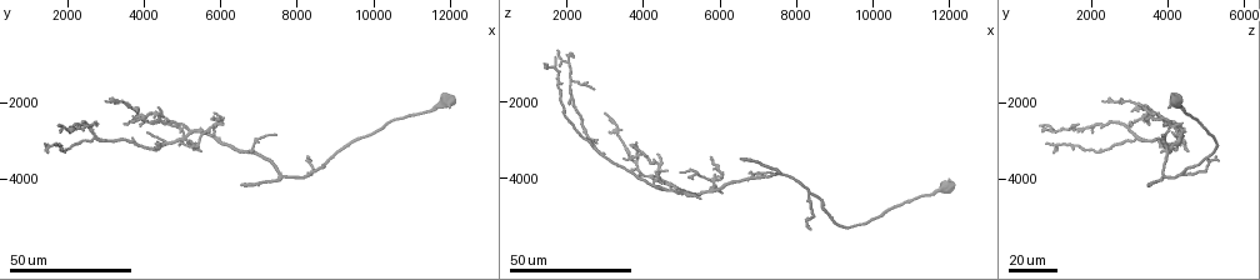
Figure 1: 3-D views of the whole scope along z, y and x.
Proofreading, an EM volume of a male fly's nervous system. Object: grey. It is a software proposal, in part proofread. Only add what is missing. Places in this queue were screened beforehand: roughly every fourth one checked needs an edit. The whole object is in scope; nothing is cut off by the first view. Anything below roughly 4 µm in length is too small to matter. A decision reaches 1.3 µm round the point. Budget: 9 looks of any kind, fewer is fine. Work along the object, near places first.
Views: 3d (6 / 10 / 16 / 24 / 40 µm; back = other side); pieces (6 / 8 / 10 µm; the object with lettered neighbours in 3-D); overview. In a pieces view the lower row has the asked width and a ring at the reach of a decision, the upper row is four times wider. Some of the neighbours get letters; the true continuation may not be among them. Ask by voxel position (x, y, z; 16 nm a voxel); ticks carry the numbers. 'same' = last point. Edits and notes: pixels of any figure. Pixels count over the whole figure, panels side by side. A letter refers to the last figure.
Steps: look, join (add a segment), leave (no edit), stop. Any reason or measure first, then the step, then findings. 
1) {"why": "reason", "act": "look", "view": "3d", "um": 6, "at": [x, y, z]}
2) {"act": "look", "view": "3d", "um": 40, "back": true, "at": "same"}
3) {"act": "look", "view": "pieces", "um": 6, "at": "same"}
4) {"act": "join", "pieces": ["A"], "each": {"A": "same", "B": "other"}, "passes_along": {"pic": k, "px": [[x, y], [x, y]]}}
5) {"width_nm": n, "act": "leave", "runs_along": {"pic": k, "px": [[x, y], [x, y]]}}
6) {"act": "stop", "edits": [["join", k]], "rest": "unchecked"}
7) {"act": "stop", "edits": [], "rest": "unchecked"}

{"why": "tapers out", "act": "look", "view": "3d", "um": 40, "at": [1500, 3350, 1000]}

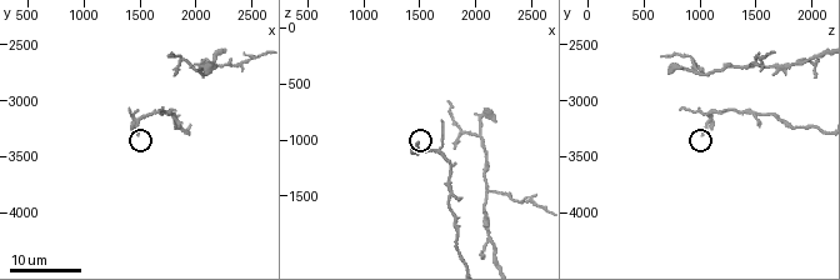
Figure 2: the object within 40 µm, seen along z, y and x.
{"act": "look", "view": "pieces", "um": 10, "at": [1480, 3280, 1020]}

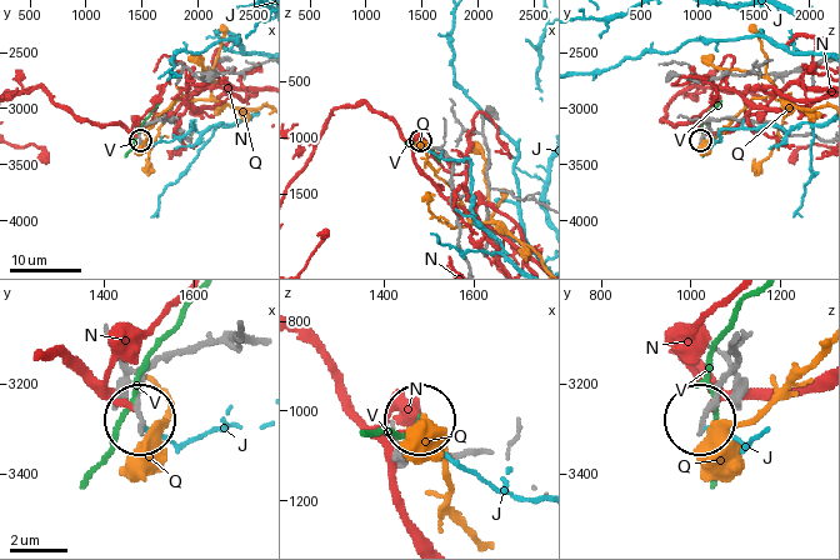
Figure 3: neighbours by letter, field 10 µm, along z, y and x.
{"act": "leave", "each": {"J": "other", "N": "other", "Q": "other", "V": "other"}, "found": "none of them fits"}

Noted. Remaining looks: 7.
{"why": "free end", "act": "look", "view": "3d", "um": 40, "at": [5300, 3000, 3850]}

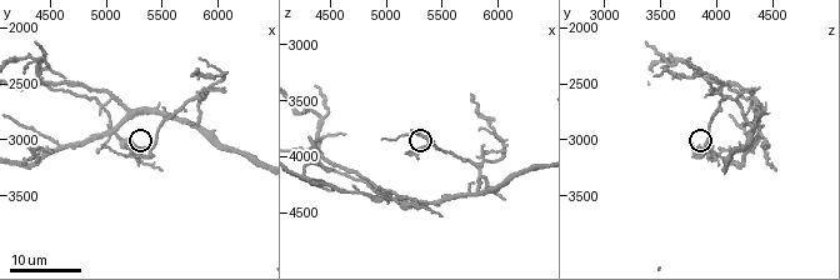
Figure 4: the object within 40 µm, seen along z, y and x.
{"act": "look", "view": "pieces", "um": 6, "at": [5240, 3000, 3780]}

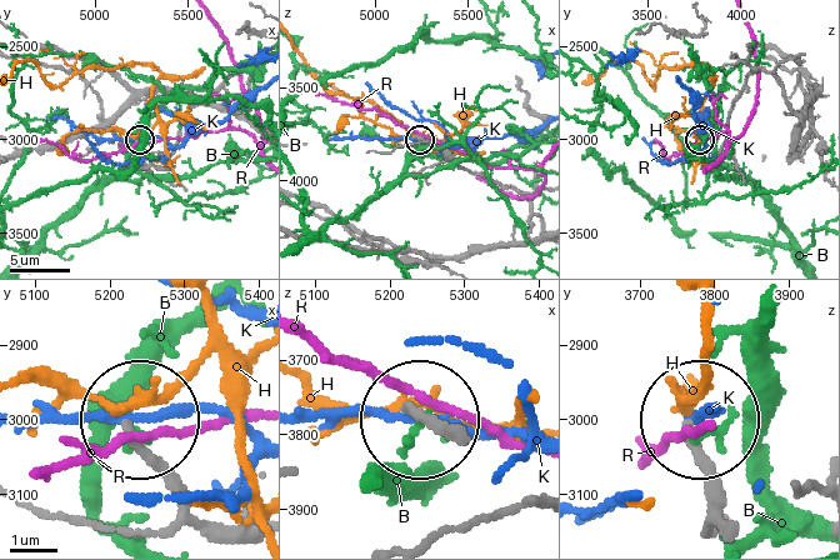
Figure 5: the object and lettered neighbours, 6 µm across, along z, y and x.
{"act": "leave", "each": {"B": "other", "H": "other", "K": "other", "R": "other"}, "found": "none of them fits"}

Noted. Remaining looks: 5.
{"act": "look", "view": "3d", "um": 16, "at": [6020, 2520, 4380]}

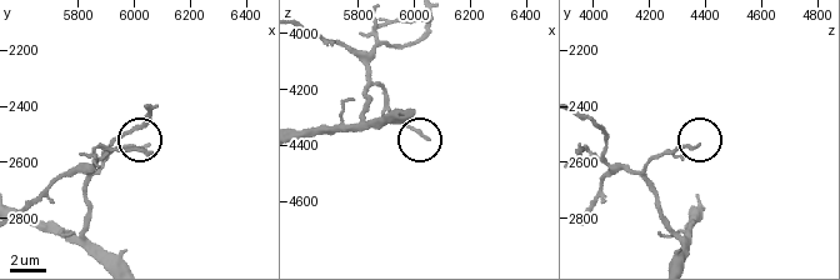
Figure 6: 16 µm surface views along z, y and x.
{"why": "closer look", "act": "look", "view": "3d", "um": 6, "at": [6040, 2540, 4380]}

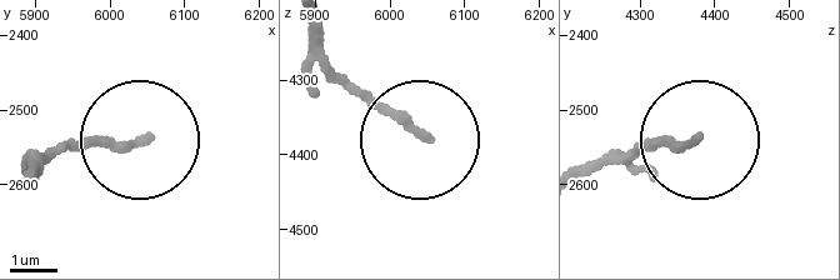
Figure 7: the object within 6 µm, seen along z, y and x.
{"why": "see the neighbours", "act": "look", "view": "pieces", "um": 8, "at": [6050, 2540, 4370]}

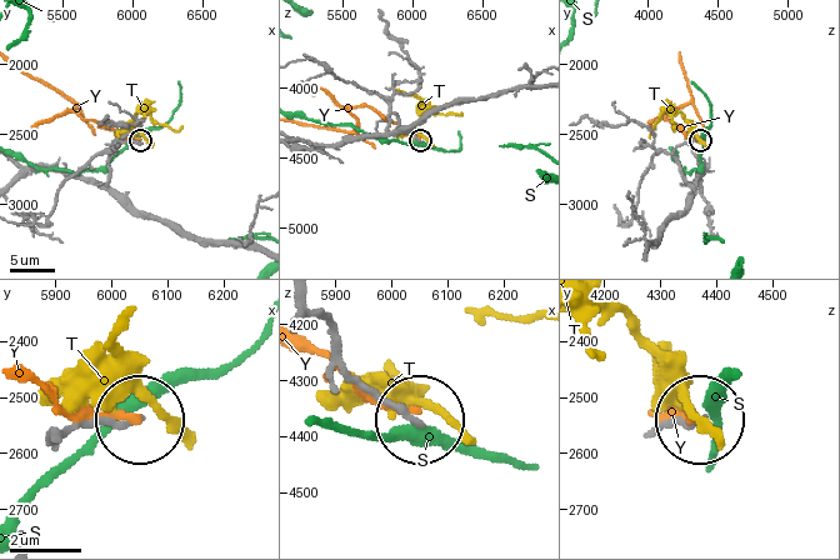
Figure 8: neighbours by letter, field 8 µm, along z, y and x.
{"act": "leave", "each": {"S": "other", "T": "other", "Y": "other"}, "runs_along": {"pic": 8, "px": [[63, 439], [108, 420], [140, 420]]}, "found": "none of them fits"}

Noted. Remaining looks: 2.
{"why": "an open end", "act": "look", "view": "3d", "um": 40, "at": [6550, 4150, 3550]}

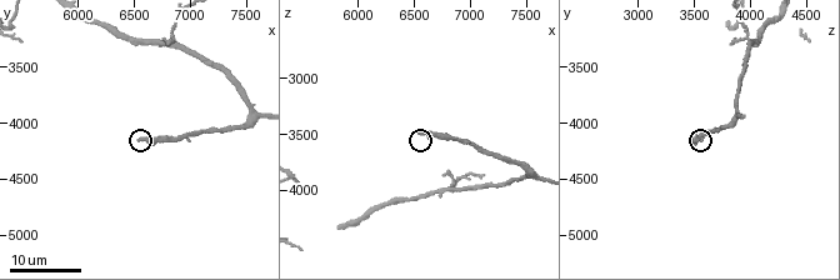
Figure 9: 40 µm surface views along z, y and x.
{"act": "look", "view": "pieces", "um": 8, "at": [6540, 4160, 3500]}

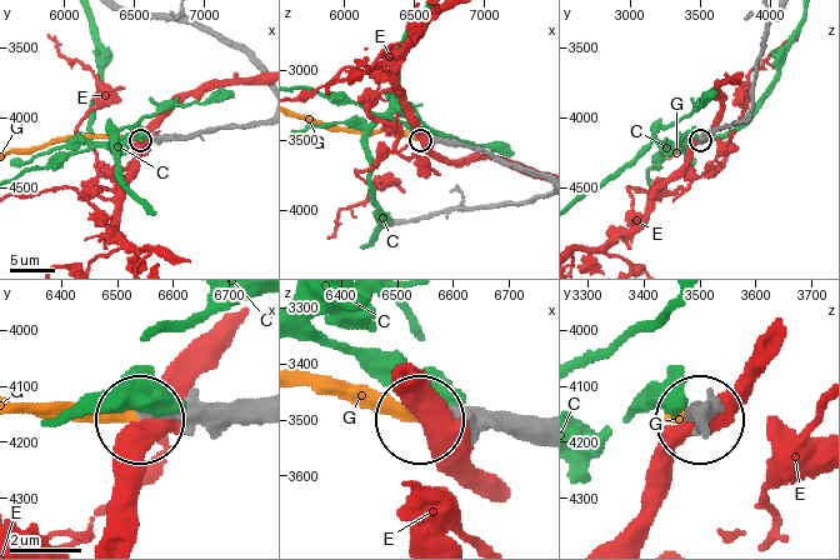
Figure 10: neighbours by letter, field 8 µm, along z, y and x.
{"act": "join", "pieces": ["G"], "each": {"C": "other", "E": "other", "G": "same"}, "passes_along": {"pic": 10, "px": [[233, 400], [200, 409], [21, 409]]}, "found": "the neuron continues"}

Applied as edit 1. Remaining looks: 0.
{"act": "stop", "edits": [["join", 10]], "rest": "unchecked"}

